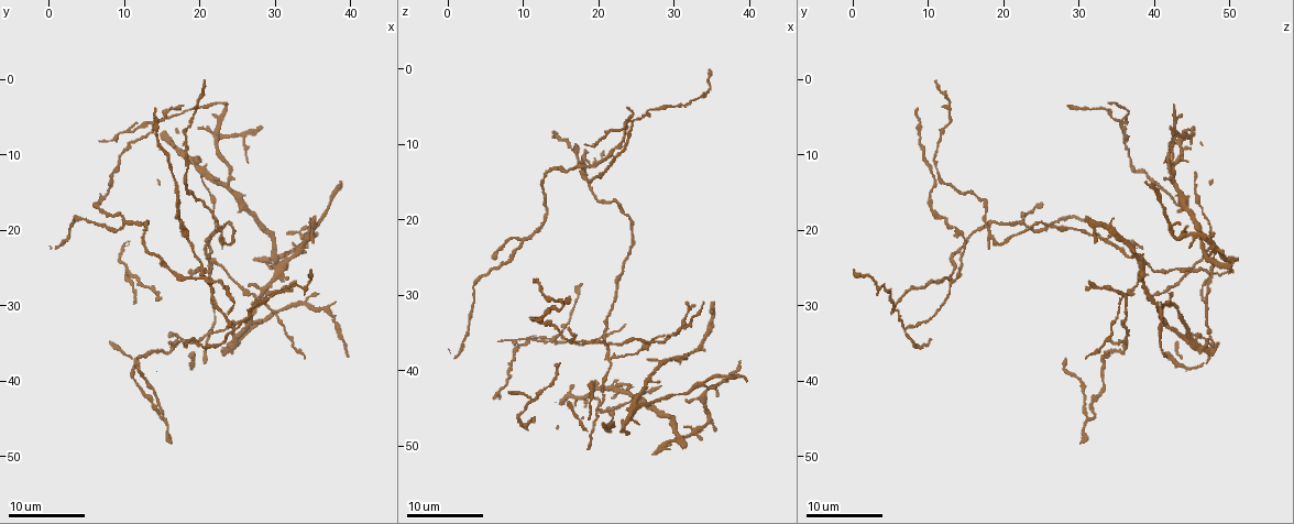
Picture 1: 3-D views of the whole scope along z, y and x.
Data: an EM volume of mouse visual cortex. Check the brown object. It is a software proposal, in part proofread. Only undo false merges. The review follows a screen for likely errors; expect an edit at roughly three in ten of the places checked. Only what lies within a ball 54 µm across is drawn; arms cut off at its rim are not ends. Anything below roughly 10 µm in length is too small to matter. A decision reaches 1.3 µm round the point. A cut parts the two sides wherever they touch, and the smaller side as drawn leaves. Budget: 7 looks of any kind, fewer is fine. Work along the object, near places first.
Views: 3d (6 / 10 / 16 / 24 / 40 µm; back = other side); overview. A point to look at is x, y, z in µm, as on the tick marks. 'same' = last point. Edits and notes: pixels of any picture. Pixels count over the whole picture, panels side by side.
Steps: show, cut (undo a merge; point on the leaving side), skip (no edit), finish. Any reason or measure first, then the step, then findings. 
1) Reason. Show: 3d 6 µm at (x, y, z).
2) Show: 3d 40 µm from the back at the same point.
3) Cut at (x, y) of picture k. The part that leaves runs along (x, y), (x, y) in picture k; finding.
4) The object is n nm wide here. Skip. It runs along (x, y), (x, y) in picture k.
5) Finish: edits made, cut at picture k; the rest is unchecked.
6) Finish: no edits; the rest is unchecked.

Arms part here. Show: 3d 10 µm at (21.5, 24.0, 39.0).

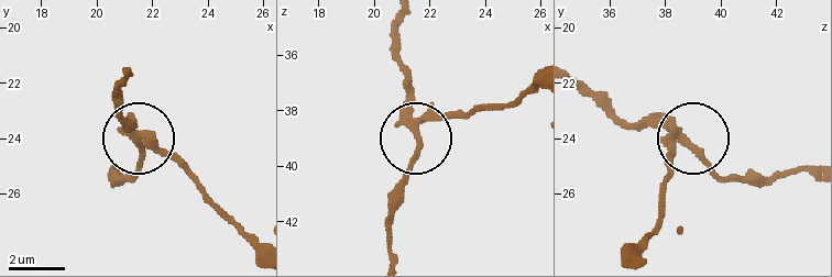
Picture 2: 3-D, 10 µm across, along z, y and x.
The object is 260 nm wide here. Cut at (179, 159) of picture 2. The part that leaves runs along (148, 135), (259, 242) in picture 2; two neurons meet here.

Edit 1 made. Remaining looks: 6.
A fork. Show: 3d 16 µm at (19.0, 11.0, 43.0).

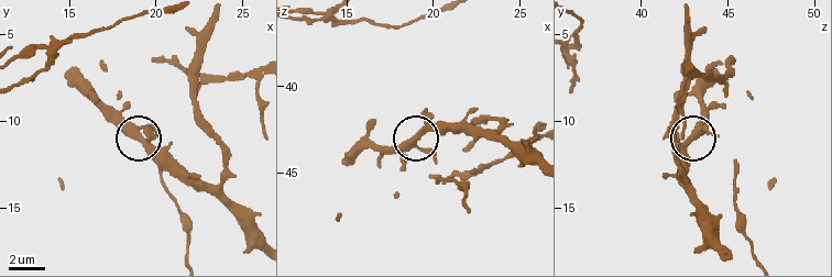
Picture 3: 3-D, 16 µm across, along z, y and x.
3 arms meet here. Skip. It runs along (757, 257), (735, 165), (713, 134), (692, 135), (700, 96) in picture 3; one neuron here.

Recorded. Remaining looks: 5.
Show: 3d 6 µm at (23.0, 20.5, 18.5).

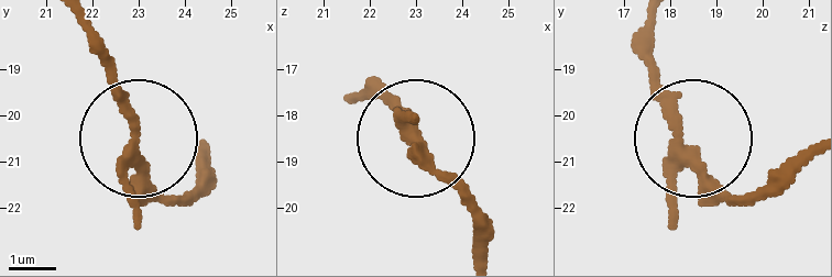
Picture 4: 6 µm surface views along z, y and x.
Skip. It runs along (477, 247), (472, 212), (374, 86) in picture 4; continuous, no second neuron.

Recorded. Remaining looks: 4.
Finish: edits made, cut at picture 2; the rest is unchecked.

